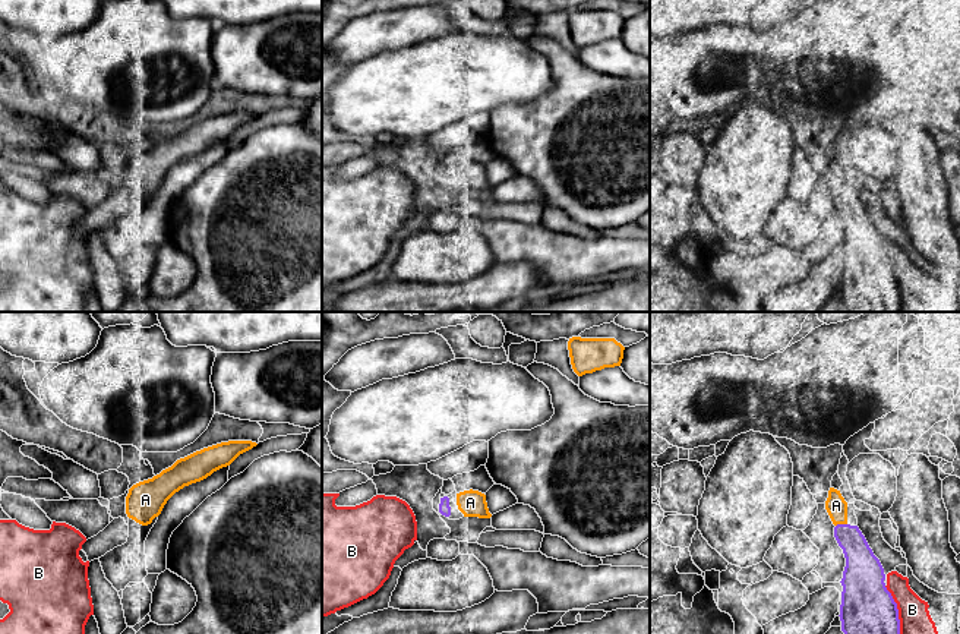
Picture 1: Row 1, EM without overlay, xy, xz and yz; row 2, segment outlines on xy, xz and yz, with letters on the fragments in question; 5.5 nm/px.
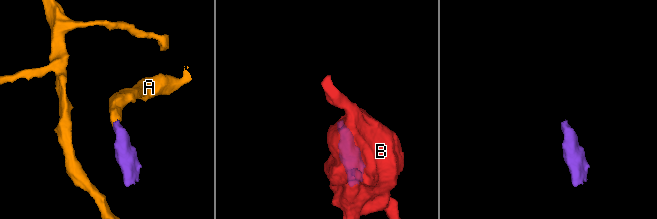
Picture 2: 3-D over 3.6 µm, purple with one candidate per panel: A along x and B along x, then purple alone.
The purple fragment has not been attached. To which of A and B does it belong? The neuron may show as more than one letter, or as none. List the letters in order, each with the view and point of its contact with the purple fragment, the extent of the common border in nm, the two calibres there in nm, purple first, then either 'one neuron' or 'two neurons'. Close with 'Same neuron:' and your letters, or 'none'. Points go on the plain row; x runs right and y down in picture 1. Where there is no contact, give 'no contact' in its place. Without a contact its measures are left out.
A: contact yz (840, 196); length 70 nm; calibres 180 and 120 nm; one neuron
B: contact yz (897, 284); length 300 nm; calibres 320 and 220 nm; two neurons
Same neuron: A

